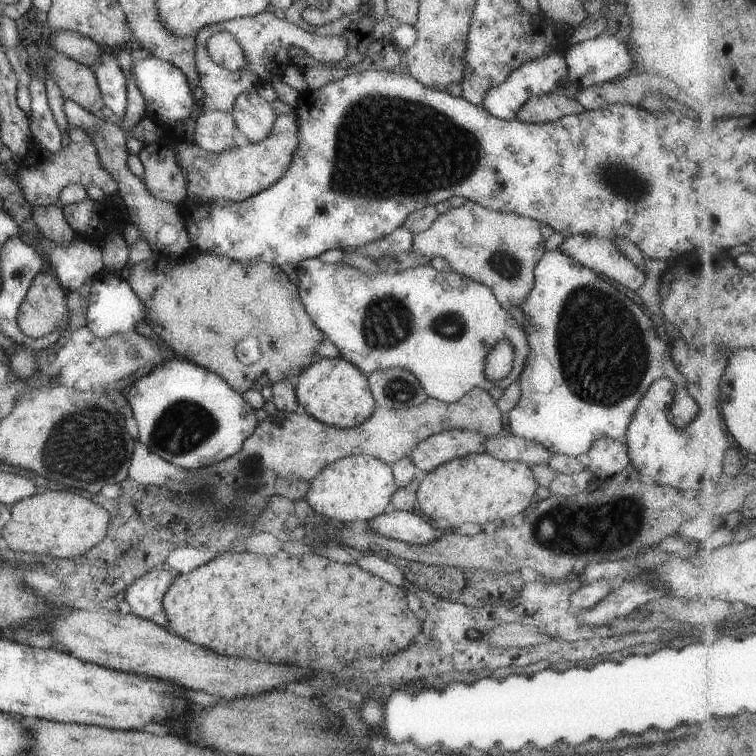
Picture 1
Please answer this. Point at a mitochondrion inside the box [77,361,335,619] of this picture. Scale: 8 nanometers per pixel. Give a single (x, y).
(183, 428)

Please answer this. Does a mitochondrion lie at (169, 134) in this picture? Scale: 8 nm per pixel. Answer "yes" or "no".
no

